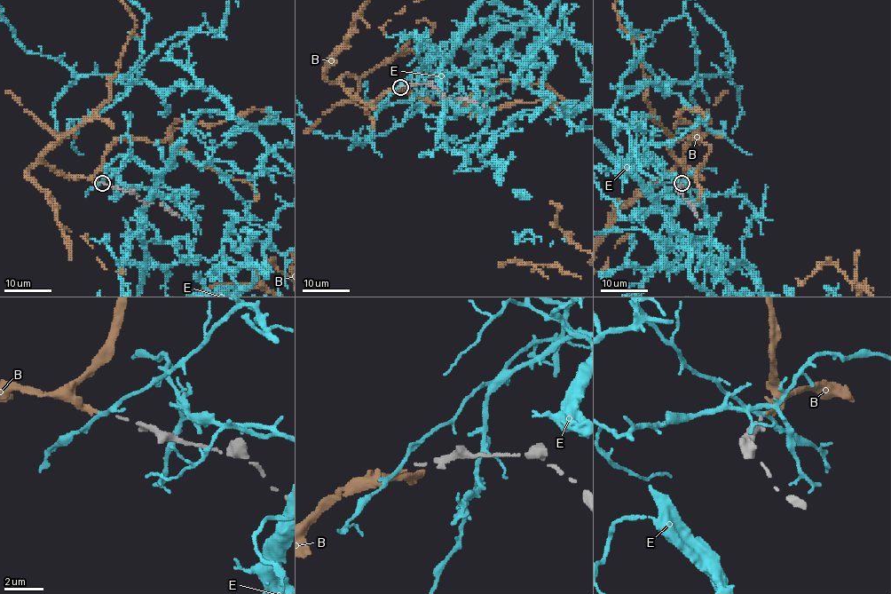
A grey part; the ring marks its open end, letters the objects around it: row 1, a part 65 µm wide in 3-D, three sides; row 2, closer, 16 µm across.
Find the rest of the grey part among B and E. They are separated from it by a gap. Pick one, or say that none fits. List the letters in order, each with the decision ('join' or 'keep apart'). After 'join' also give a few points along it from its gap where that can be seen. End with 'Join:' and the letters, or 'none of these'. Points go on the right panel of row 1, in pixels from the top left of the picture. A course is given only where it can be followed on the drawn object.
B: join
E: keep apart
Join: B

